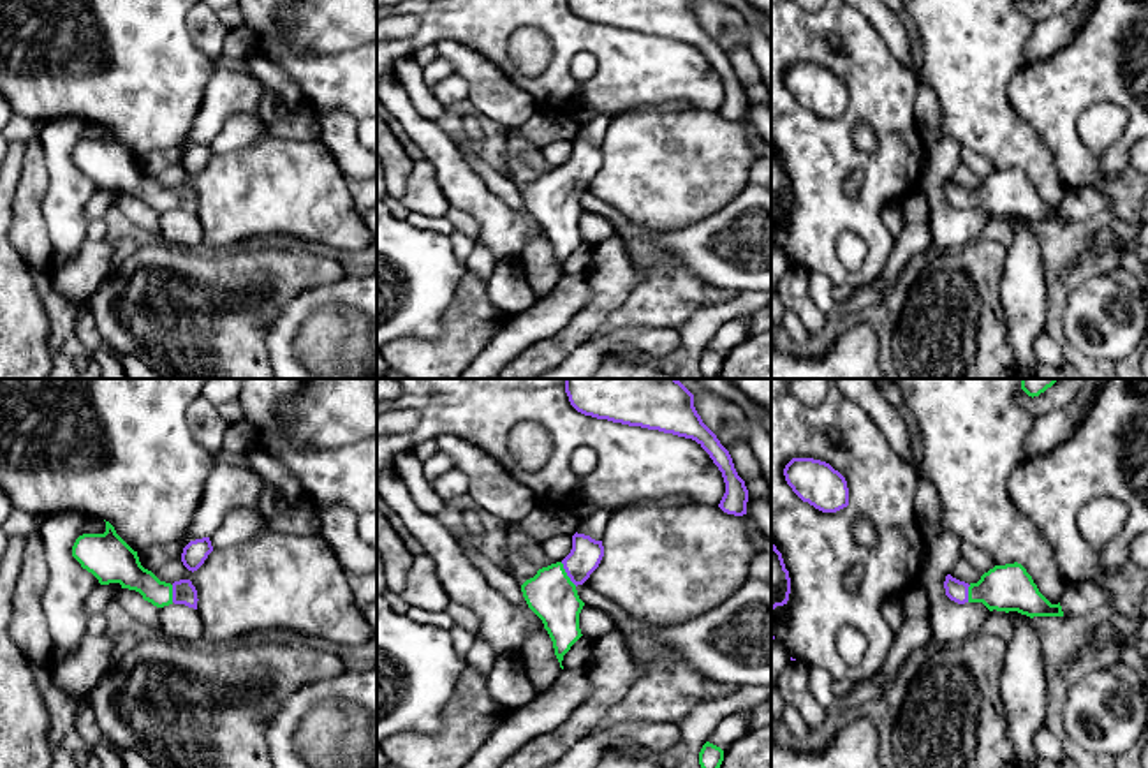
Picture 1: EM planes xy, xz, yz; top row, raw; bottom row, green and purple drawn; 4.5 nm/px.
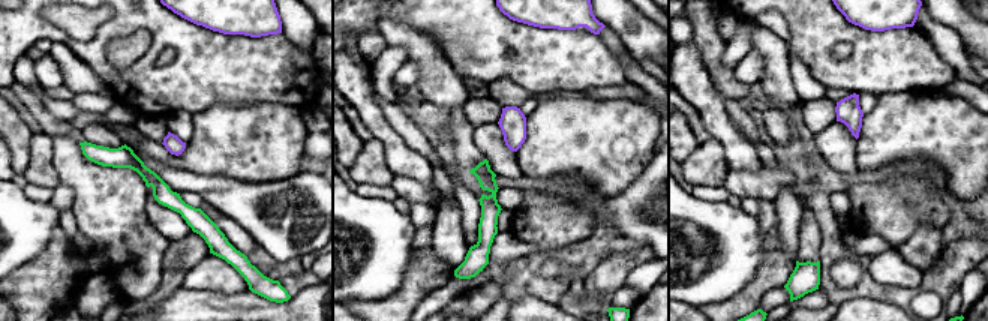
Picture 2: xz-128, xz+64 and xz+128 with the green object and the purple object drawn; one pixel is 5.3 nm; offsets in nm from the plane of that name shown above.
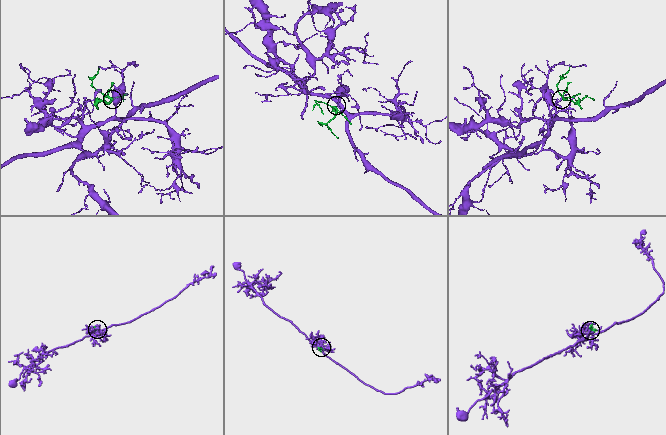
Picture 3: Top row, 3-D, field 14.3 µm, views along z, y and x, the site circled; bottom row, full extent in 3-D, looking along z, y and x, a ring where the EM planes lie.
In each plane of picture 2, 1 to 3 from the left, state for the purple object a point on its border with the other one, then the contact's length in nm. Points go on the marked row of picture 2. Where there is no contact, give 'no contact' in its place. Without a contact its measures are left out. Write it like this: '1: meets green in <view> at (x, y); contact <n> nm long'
1: no contact
2: no contact
3: no contact

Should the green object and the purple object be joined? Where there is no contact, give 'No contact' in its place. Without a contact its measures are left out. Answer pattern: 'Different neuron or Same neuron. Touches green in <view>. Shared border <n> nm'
Same neuron. Touches green in xz. Shared border 130 nm

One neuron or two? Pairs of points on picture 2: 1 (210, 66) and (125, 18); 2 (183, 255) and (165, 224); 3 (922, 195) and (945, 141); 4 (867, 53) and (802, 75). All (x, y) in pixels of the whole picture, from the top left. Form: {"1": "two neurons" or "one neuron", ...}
{"1": "one neuron", "2": "two neurons", "3": "two neurons", "4": "two neurons"}

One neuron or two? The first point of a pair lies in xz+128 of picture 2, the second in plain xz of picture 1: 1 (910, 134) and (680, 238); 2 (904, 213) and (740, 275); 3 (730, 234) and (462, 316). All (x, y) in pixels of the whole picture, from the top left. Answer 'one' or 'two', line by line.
1: two
2: two
3: two

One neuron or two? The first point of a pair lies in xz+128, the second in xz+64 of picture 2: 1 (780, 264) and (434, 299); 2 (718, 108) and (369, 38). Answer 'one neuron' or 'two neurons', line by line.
1: two neurons
2: two neurons

